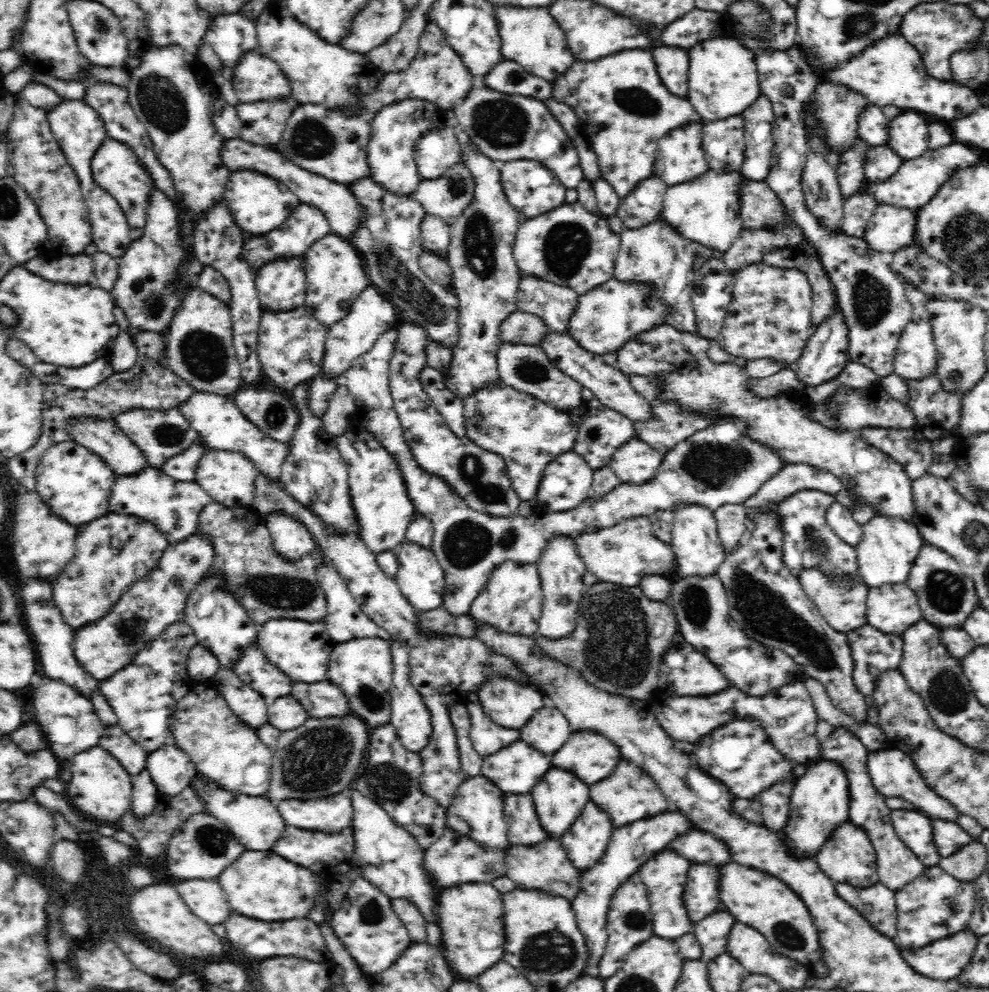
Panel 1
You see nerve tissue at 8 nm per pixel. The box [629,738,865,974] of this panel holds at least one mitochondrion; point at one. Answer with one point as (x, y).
(788, 935)

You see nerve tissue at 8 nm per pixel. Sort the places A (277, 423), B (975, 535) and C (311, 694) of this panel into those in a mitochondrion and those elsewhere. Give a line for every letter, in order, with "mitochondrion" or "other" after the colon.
A: mitochondrion
B: mitochondrion
C: other

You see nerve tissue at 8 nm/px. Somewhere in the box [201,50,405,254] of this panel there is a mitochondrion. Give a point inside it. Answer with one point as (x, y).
(308, 138)

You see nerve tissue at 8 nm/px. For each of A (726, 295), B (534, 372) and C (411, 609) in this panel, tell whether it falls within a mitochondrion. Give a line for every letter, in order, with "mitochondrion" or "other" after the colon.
A: other
B: mitochondrion
C: other

